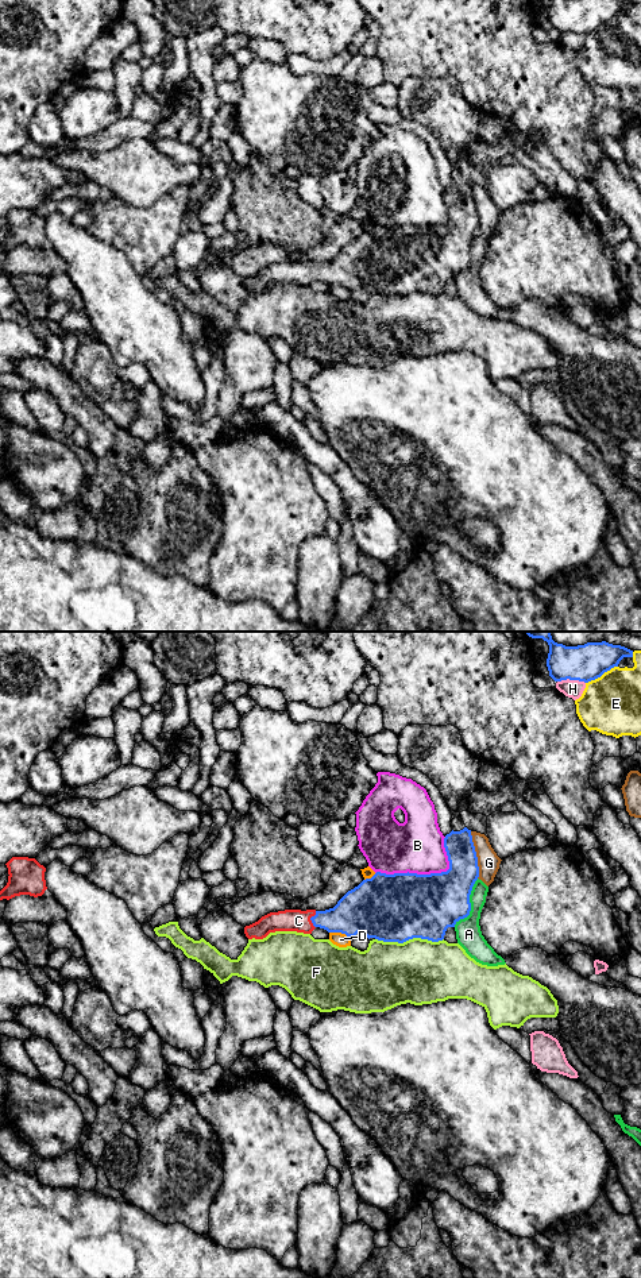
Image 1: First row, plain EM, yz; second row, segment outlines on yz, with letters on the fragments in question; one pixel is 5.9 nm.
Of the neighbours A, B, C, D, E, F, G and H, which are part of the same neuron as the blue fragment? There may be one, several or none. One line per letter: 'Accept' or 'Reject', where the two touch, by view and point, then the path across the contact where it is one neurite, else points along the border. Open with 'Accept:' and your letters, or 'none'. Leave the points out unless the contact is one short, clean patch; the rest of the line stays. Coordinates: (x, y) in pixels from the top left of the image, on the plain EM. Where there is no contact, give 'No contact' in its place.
Accept: C
A: Reject. Touches blue at yz (470, 257)
B: Reject. Touches blue at yz (427, 227)
C: Accept. Touches blue at yz (311, 271). Path across: yz (351, 267), (339, 271), (311, 271), (298, 273)
D: Reject. Touches blue at yz (340, 284)
E: Reject. Touches blue at yz (601, 27)
F: Reject. Touches blue at yz (409, 290)
G: Reject. Touches blue at yz (475, 207)
H: Reject. Touches blue at yz (571, 31)

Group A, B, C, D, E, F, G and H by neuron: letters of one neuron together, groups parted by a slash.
A / B / C / D / E / F / G / H

